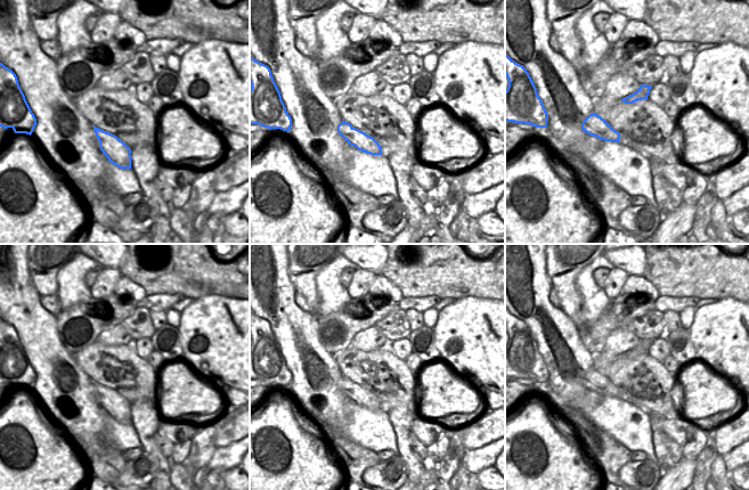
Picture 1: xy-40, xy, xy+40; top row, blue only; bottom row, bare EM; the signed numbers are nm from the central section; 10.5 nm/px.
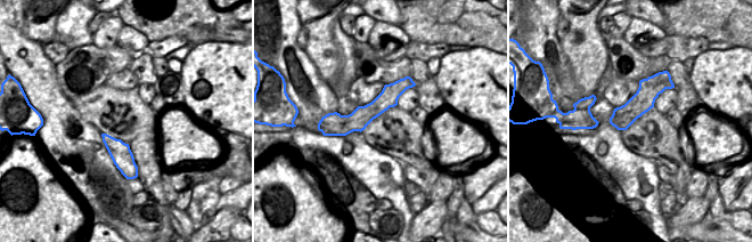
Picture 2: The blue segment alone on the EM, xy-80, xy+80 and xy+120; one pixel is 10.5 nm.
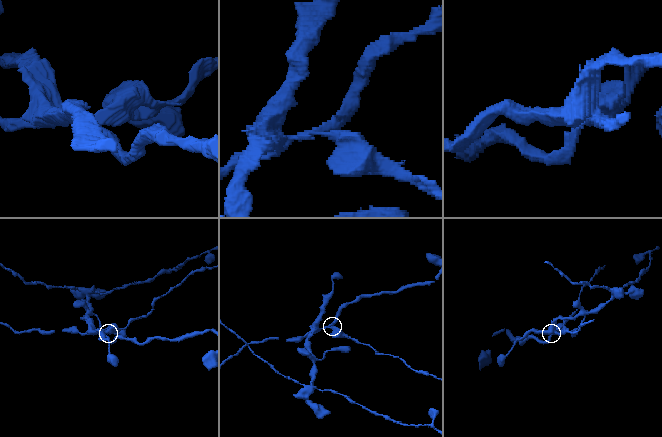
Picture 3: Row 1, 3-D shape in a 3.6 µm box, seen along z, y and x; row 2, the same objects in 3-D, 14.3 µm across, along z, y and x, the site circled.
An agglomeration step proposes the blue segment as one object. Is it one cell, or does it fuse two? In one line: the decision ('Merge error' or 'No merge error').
Merge error

